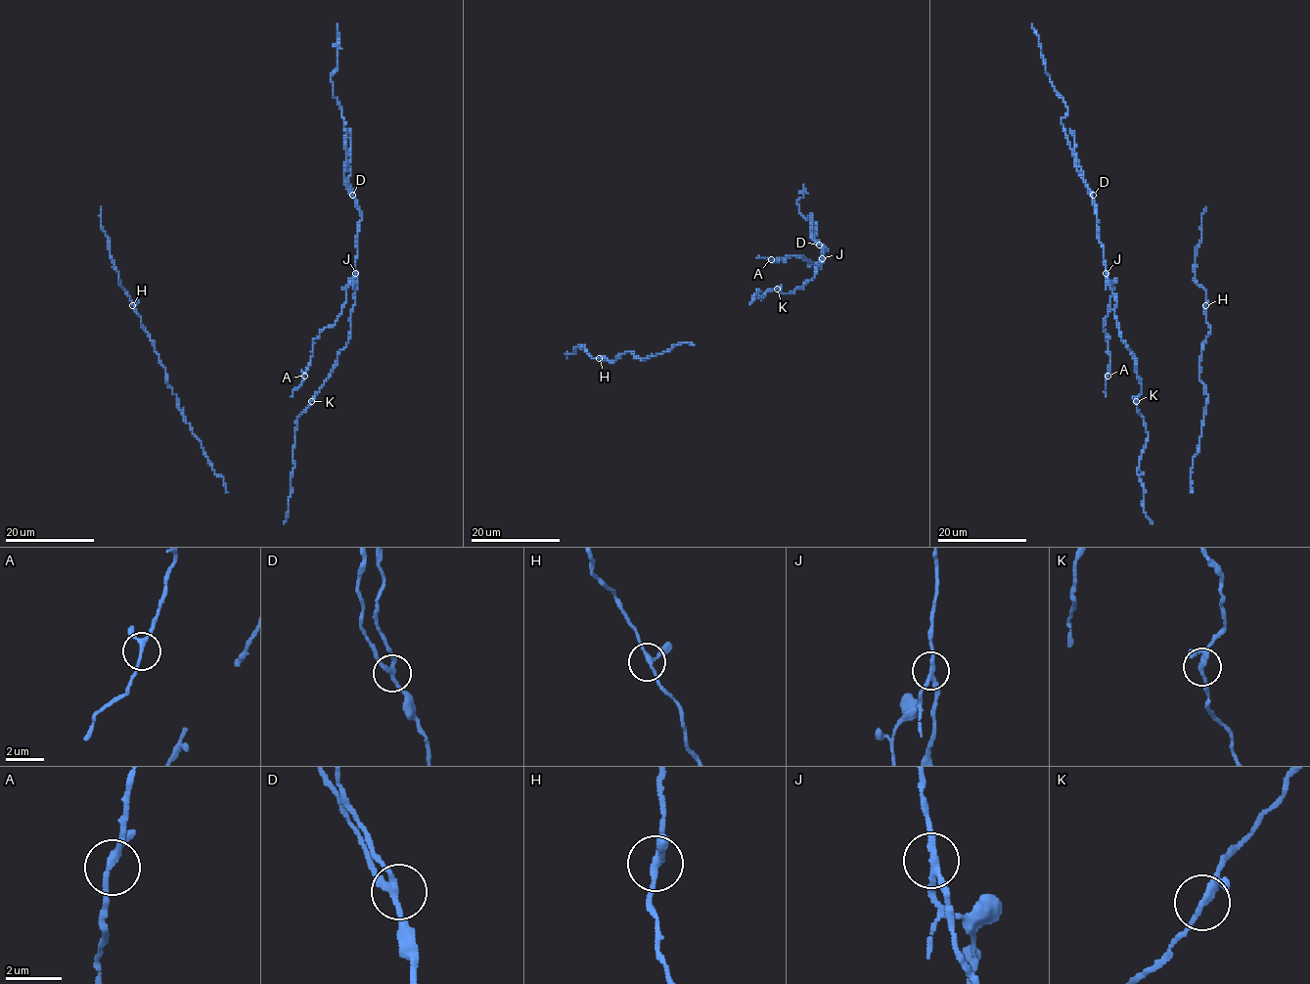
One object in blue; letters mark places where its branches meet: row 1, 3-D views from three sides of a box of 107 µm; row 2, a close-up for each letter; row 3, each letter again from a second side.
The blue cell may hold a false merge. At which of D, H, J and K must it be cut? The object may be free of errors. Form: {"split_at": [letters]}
{"split_at": ["J"]}

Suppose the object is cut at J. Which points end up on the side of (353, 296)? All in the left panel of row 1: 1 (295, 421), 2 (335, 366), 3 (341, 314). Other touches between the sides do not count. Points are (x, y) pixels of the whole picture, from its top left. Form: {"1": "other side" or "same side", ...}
{"1": "same side", "2": "same side", "3": "other side"}

